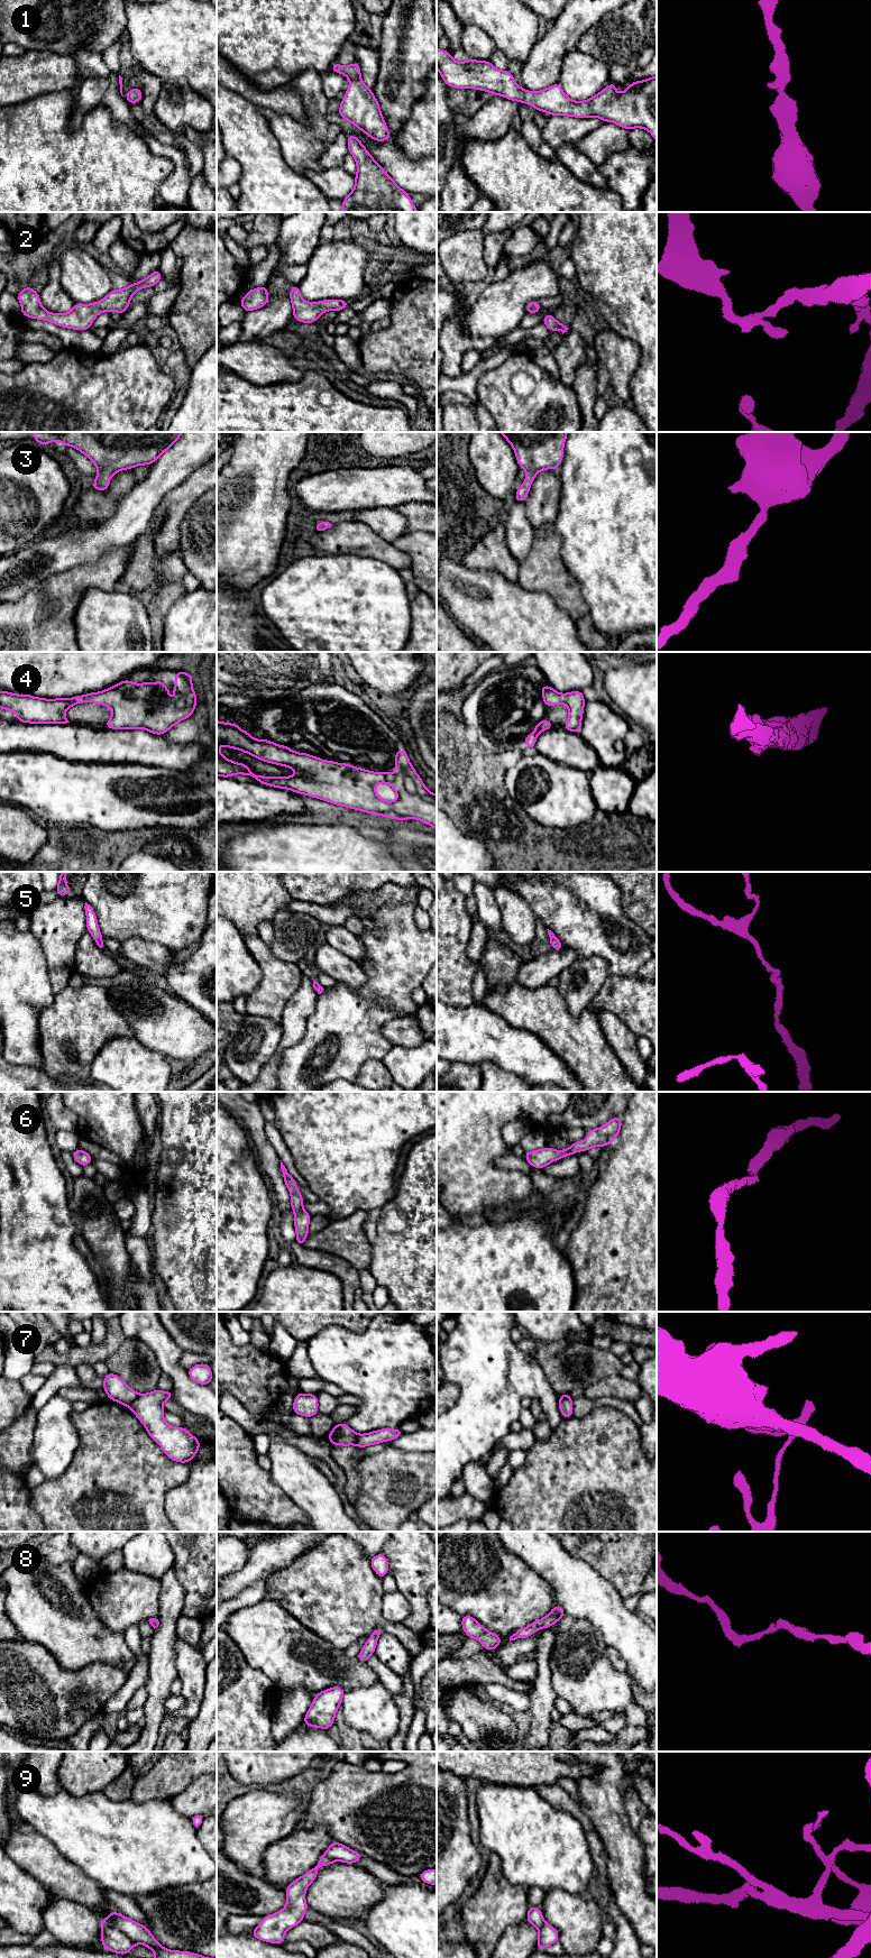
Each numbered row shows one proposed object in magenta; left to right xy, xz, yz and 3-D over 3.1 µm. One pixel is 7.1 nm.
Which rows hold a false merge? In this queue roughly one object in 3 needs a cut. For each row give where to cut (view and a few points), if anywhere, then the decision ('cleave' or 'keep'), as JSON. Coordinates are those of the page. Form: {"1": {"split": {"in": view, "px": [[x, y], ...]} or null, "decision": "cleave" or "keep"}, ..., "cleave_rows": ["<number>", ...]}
{"1": {"split": null, "decision": "keep"}, "2": {"split": null, "decision": "keep"}, "3": {"split": null, "decision": "keep"}, "4": {"split": null, "decision": "keep"}, "5": {"split": null, "decision": "keep"}, "6": {"split": null, "decision": "keep"}, "7": {"split": {"in": "xy", "px": [[138, 1394], [128, 1406]]}, "decision": "cleave"}, "8": {"split": null, "decision": "keep"}, "9": {"split": null, "decision": "keep"}, "cleave_rows": ["7"]}

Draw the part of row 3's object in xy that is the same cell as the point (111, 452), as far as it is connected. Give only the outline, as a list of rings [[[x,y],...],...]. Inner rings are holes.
[[[31,432],[38,445],[54,443],[56,439],[62,445],[71,445],[85,454],[98,468],[98,474],[92,485],[95,490],[108,489],[110,479],[114,472],[132,469],[136,466],[153,465],[163,452],[167,451],[184,432]]]

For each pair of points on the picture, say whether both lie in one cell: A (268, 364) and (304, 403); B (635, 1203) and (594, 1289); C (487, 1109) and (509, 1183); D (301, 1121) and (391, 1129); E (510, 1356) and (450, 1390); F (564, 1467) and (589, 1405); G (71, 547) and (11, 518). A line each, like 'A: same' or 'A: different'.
A: different
B: same
C: same
D: same
E: different
F: different
G: different

